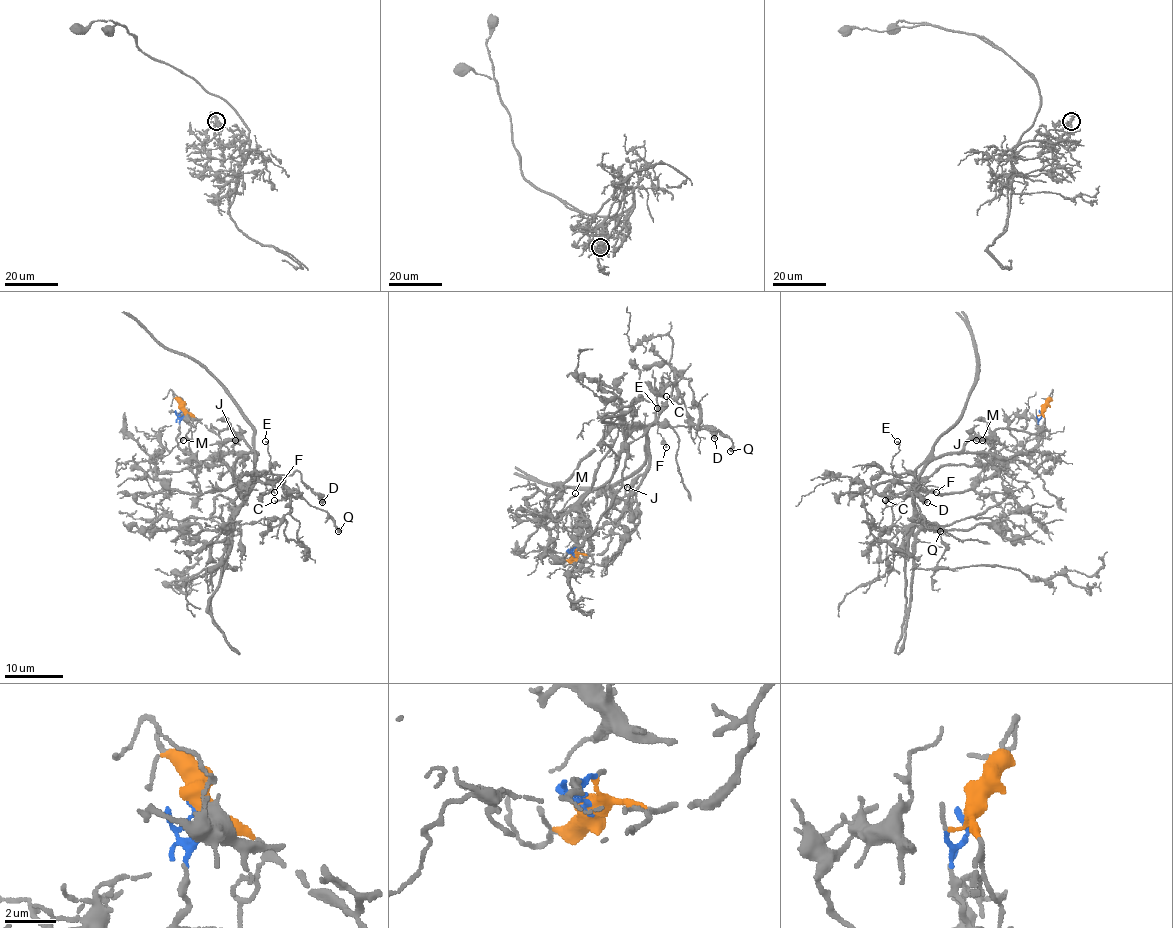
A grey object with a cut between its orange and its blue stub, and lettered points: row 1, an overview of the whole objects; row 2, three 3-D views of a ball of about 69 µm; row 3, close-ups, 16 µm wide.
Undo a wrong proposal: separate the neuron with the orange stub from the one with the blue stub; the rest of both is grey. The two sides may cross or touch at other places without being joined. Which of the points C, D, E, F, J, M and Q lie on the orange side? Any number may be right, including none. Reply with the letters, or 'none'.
C, E, F, J, Q

